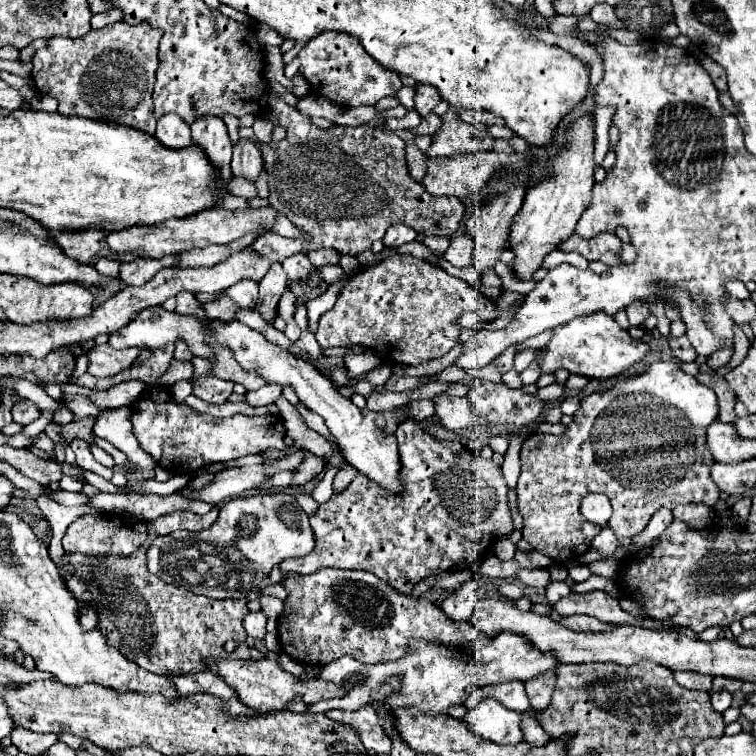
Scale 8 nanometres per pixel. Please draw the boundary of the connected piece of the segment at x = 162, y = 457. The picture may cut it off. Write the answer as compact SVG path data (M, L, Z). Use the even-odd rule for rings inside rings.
M150 389L138 397L138 411L132 415L132 425L140 447L172 475L194 473L218 461L232 461L250 453L264 453L268 449L276 449L282 455L292 455L298 451L294 447L286 447L286 429L282 419L276 415L217 418L198 413L184 403L176 403L166 389Z

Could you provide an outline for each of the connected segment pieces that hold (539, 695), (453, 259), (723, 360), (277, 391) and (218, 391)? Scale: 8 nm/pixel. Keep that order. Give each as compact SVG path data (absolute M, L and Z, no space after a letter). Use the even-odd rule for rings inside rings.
M544 673L542 677L534 677L534 681L526 681L530 707L534 711L546 711L550 705L552 689L554 689L554 673Z
M466 235L452 237L450 247L446 249L446 253L442 257L456 267L468 267L470 265L470 249L472 249L472 241Z
M726 347L726 349L722 349L722 351L718 351L718 353L714 353L714 355L710 355L710 361L708 361L708 365L710 367L722 367L722 365L726 365L728 361L730 361L730 357L732 357L732 347Z
M266 385L266 387L258 389L258 391L246 393L246 395L244 395L244 401L246 401L250 407L260 407L260 405L274 403L280 395L282 395L282 387L280 387L280 385Z
M204 375L192 381L192 393L208 403L224 403L226 397L232 393L232 387L232 381L224 381L212 375Z

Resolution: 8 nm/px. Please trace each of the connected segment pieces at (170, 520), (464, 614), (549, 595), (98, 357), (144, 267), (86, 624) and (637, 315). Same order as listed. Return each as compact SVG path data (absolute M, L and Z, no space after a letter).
M212 507L206 515L194 515L188 511L174 511L168 513L156 521L148 521L148 533L150 535L170 535L176 529L188 529L188 531L202 531L208 529L218 517L218 509Z
M472 579L468 583L464 583L462 587L458 587L454 593L450 593L442 601L440 609L452 621L470 621L472 611L476 607L476 601L478 601L478 597L476 597L476 581Z
M562 581L562 583L550 583L548 587L546 587L546 601L550 603L550 605L554 605L556 601L560 601L560 597L566 597L570 593L570 589L568 589L568 585Z
M108 343L104 345L96 345L88 351L88 373L94 377L110 377L116 375L124 369L128 369L138 355L146 349L146 345L142 347L130 347L130 349L114 349Z
M170 254L162 259L138 259L132 263L120 265L120 279L126 285L144 285L154 277L154 273L162 267L176 267L178 265L177 254Z
M87 606L84 607L80 616L80 627L84 629L84 631L92 631L94 627L97 625L97 615L96 611L94 611L94 607Z
M634 301L626 307L626 313L628 313L628 319L630 319L630 325L640 325L646 317L650 317L650 309L648 309L648 303L644 301Z

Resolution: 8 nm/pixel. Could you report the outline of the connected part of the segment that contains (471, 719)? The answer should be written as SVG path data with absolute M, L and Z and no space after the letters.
M494 699L480 701L464 717L468 727L478 737L488 739L498 745L516 745L518 741L522 741L520 719L522 719L520 713L504 709L502 703L498 703Z

